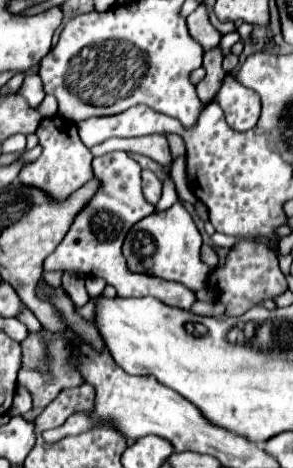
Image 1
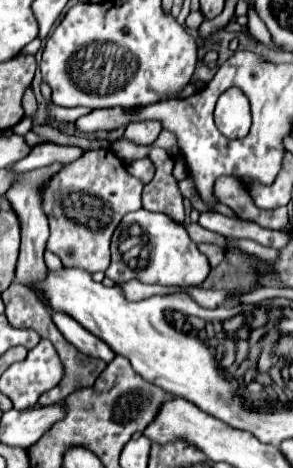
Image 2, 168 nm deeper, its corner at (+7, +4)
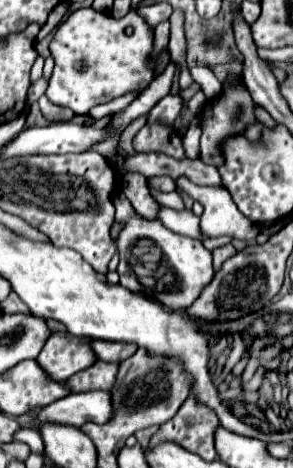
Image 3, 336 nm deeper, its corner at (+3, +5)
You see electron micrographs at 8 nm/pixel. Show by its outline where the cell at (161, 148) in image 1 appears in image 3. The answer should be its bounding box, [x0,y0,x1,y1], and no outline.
[148,92,184,124]

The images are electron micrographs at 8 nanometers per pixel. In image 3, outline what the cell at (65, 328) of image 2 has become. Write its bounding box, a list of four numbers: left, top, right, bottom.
[92,340,138,362]

